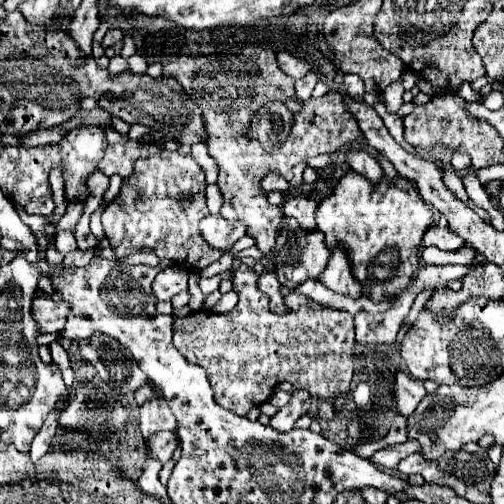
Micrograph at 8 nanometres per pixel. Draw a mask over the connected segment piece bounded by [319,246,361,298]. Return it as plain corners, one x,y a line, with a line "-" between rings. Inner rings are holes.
335,246
329,260
327,260
327,266
325,270
321,272
319,280
335,290
335,292
341,292
341,294
349,294
353,298
359,298
361,296
361,286
359,282
353,278
353,272
351,272
351,262
349,262
349,254
343,246

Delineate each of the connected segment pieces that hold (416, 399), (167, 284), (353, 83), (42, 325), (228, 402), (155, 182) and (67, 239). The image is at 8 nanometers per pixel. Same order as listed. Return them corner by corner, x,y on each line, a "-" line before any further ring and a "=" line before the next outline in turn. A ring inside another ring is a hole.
395,374
395,394
397,394
397,410
403,416
411,416
419,402
425,398
425,388
421,380
409,378
407,374
=
169,266
161,270
153,282
153,294
157,300
171,300
175,294
187,290
189,270
181,270
181,266
=
345,74
345,76
343,76
343,86
345,86
345,90
349,92
349,96
351,96
353,100
363,102
365,88
363,88
363,81
359,76
356,74
=
45,296
33,298
33,316
37,316
39,332
43,332
43,334
47,334
47,332
55,334
55,332
63,330
67,312
69,312
69,304
65,304
63,300
55,302
=
239,266
235,272
237,278
237,292
239,302
227,314
189,314
189,318
177,318
173,322
173,346
191,362
205,370
213,392
215,402
239,416
247,416
253,406
261,406
267,402
277,384
289,382
293,388
307,388
313,398
329,400
337,398
337,394
349,392
351,376
353,376
353,360
363,348
355,340
354,320
349,312
325,308
313,302
307,296
291,294
291,312
287,314
273,314
267,306
267,298
257,290
257,274
251,272
247,266
=
163,150
161,154
157,154
149,160
137,162
137,170
133,172
133,178
129,178
129,182
123,182
117,198
105,208
105,212
101,216
103,230
111,244
113,254
117,258
125,258
135,252
141,252
143,248
149,248
153,254
159,256
159,260
171,260
171,262
191,268
195,272
199,272
199,270
207,268
209,264
213,264
215,260
219,260
225,254
225,250
215,250
213,246
209,246
199,232
201,218
205,214
209,214
207,204
205,204
205,188
207,188
205,172
201,170
201,166
195,162
195,158
191,154
=
59,230
59,232
57,232
57,238
55,238
55,246
57,246
57,250
59,250
61,254
67,254
67,252
77,250
77,242
75,242
73,232

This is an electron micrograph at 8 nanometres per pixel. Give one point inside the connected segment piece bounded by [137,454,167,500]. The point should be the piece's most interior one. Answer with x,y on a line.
149,480

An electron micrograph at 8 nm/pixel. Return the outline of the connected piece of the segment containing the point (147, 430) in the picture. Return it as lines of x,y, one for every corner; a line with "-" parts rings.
155,394
153,400
149,400
147,404
141,406
141,424
139,426
141,426
143,438
149,440
149,436
153,436
155,432
176,430
177,422
173,418
173,412
169,410
167,402

